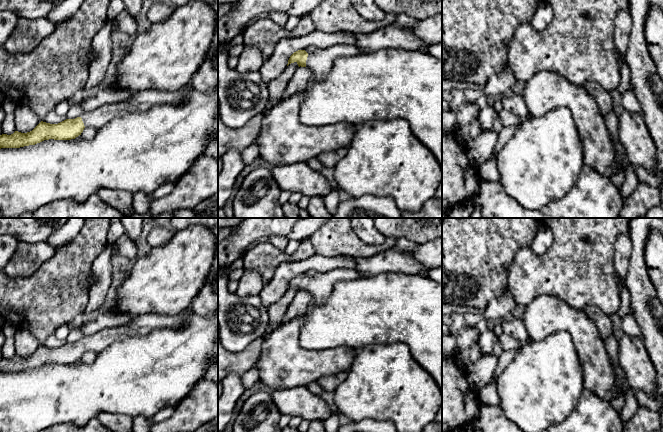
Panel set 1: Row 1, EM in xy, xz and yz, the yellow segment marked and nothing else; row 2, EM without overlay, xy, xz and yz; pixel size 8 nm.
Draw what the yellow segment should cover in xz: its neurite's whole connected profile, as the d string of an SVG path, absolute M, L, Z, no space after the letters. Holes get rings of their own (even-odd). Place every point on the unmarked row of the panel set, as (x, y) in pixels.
M337 268L326 273L317 273L315 276L307 277L305 274L294 276L288 288L296 286L300 291L307 291L312 294L313 300L318 304L325 303L336 283L341 281L351 281L366 277L366 275L354 269Z

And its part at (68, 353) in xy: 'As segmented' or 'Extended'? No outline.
Extended

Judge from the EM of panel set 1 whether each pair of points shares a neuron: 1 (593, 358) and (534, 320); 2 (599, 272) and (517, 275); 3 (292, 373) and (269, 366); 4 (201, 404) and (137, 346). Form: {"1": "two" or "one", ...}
{"1": "one", "2": "one", "3": "one", "4": "two"}

